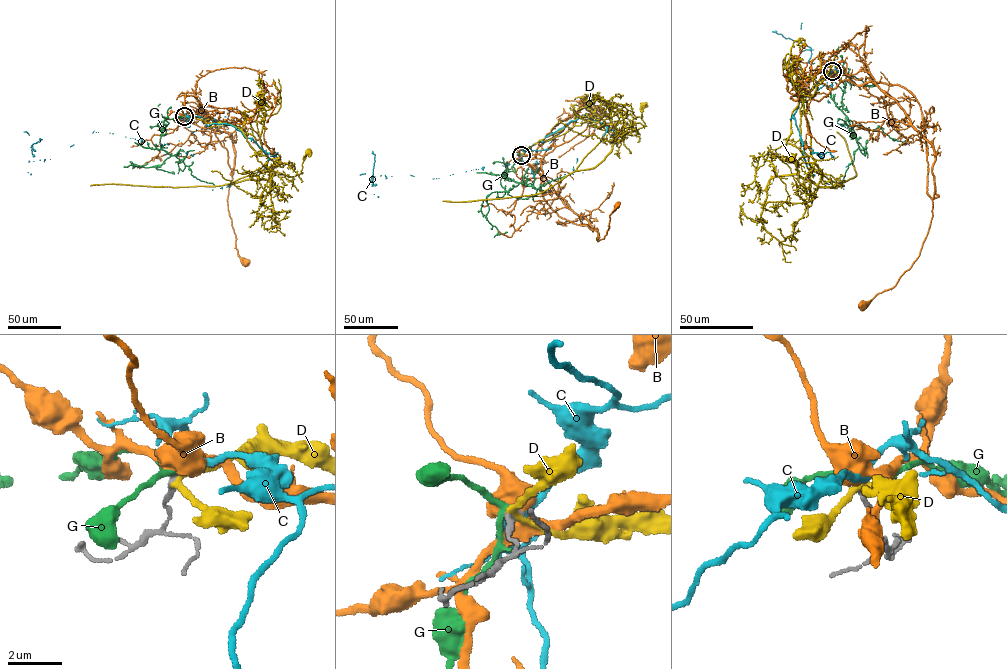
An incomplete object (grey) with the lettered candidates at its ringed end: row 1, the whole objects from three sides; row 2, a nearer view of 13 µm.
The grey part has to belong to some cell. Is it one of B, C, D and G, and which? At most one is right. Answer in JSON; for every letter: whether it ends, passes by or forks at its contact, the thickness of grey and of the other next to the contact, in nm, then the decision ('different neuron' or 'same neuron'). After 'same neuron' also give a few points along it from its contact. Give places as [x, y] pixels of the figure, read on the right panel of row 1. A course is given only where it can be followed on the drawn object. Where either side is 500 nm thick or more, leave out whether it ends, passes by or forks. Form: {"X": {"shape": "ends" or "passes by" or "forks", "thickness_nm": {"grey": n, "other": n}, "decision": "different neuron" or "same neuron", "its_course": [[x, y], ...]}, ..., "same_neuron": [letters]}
{"B": {"thickness_nm": {"grey": 440, "other": 750}, "decision": "same neuron", "its_course": [[833, 71], [840, 81], [873, 79], [935, 158], [932, 217], [919, 256], [897, 283], [863, 306]]}, "C": {"shape": "passes by", "thickness_nm": {"grey": 440, "other": 200}, "decision": "different neuron"}, "D": {"shape": "passes by", "thickness_nm": {"grey": 440, "other": 240}, "decision": "different neuron"}, "G": {"shape": "passes by", "thickness_nm": {"grey": 440, "other": 190}, "decision": "different neuron"}, "same_neuron": ["B"]}

